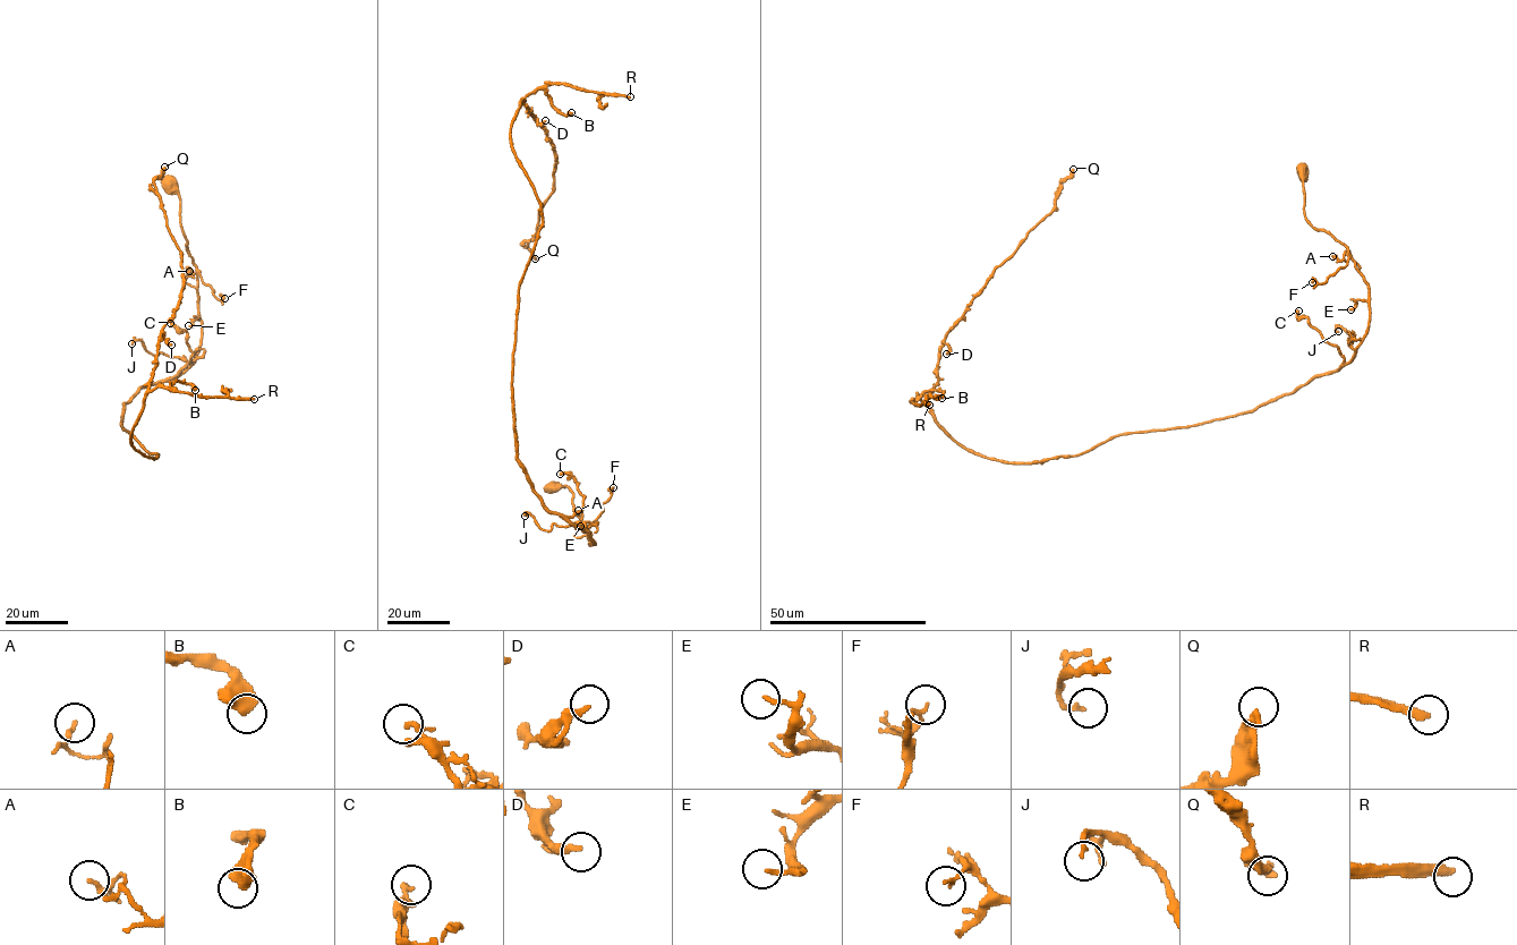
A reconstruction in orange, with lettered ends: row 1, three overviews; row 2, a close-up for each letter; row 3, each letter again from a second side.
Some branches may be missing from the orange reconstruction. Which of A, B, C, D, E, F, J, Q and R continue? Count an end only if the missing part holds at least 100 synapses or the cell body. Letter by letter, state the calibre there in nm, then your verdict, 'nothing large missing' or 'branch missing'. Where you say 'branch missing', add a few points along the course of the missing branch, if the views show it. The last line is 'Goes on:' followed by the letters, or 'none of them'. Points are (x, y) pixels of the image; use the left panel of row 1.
A: calibre 140 nm; nothing large missing
B: calibre 600 nm; nothing large missing
C: calibre 200 nm; nothing large missing
D: calibre 280 nm; nothing large missing
E: calibre 160 nm; nothing large missing
F: calibre 140 nm; nothing large missing
J: calibre 160 nm; nothing large missing
Q: calibre 360 nm; nothing large missing
R: calibre 320 nm; branch missing; course (254, 399), (334, 413), (338, 409), (352, 409), (343, 409), (335, 392), (349, 384), (365, 385)
Goes on: R

